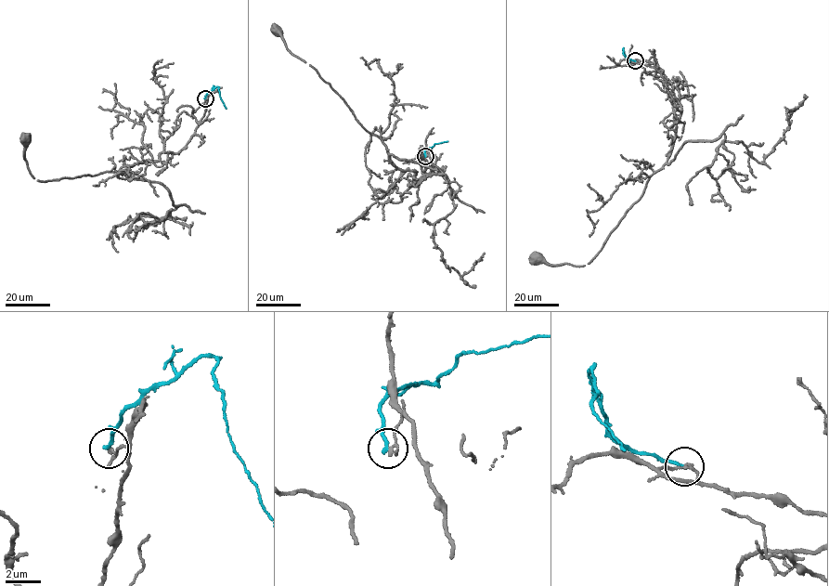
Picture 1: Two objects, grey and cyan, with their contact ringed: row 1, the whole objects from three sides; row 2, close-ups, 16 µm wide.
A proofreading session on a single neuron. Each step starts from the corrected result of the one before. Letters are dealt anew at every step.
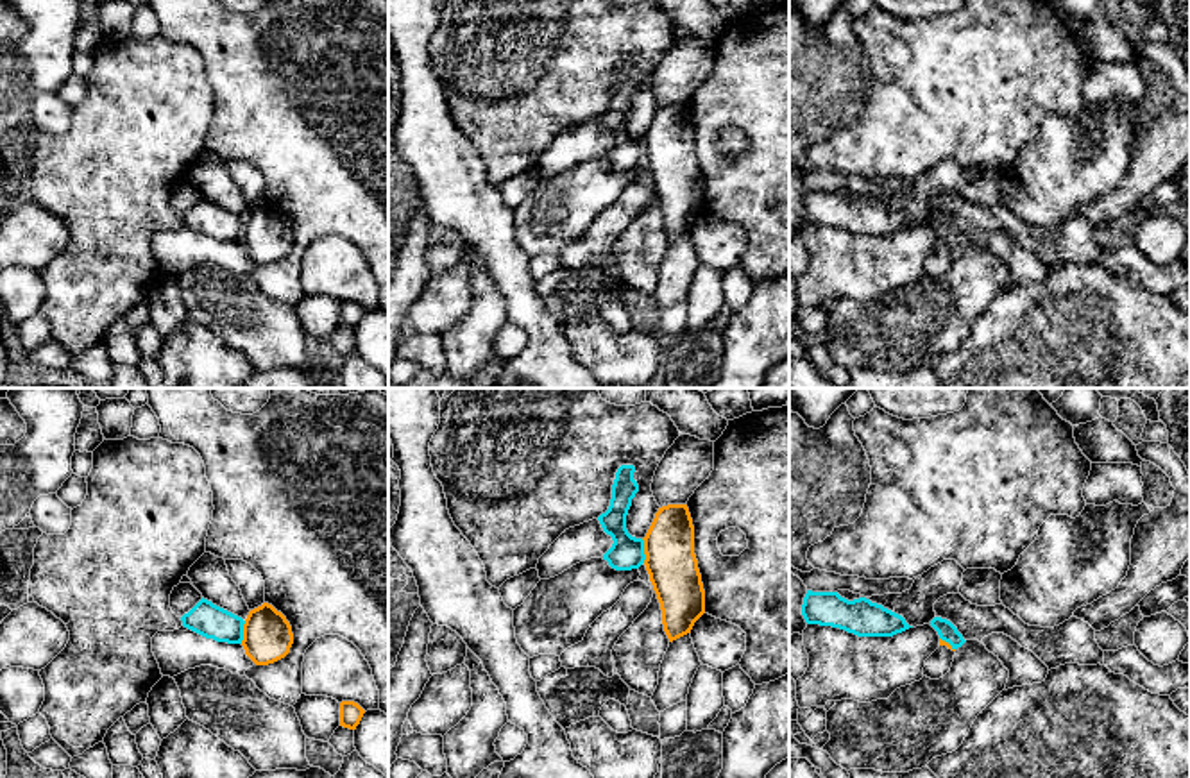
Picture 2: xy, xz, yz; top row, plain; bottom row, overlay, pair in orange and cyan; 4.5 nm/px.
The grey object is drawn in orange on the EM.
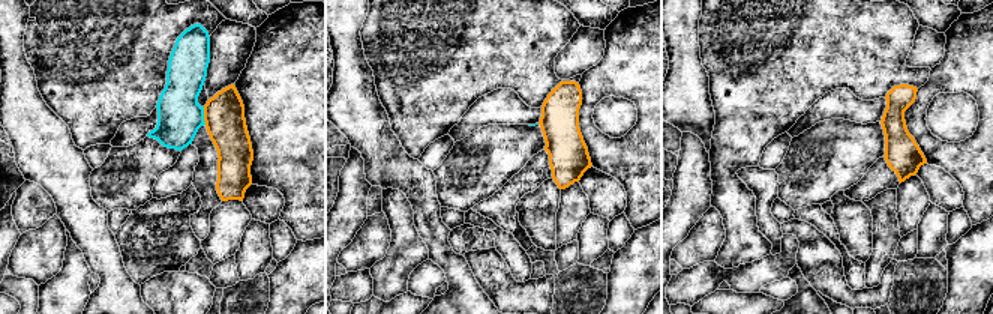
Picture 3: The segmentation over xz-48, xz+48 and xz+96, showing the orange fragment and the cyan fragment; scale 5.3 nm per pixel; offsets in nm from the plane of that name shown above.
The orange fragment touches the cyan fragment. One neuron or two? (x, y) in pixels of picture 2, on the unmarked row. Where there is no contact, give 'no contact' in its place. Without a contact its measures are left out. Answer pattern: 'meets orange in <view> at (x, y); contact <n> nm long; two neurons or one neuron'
meets orange in xz at (645, 151); contact 110 nm long; two neurons

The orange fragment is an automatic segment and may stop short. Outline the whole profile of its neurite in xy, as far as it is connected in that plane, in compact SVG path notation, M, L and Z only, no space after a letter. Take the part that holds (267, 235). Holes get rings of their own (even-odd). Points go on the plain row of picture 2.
M263 202L249 211L242 245L256 265L268 265L285 258L292 243L292 225L272 204Z

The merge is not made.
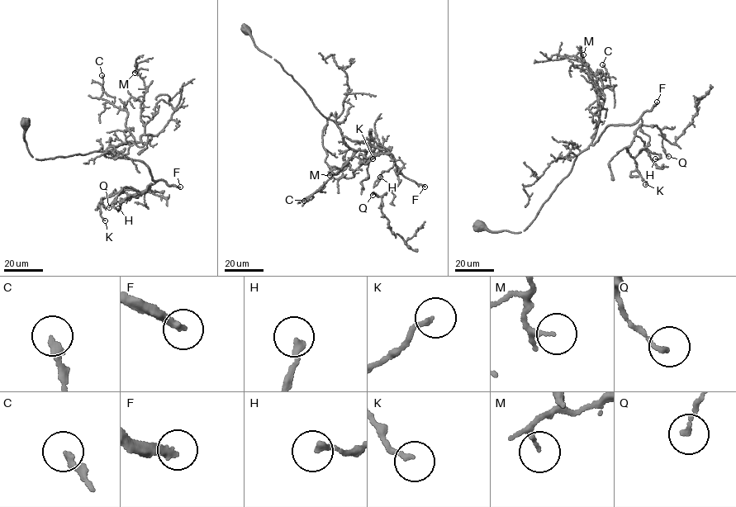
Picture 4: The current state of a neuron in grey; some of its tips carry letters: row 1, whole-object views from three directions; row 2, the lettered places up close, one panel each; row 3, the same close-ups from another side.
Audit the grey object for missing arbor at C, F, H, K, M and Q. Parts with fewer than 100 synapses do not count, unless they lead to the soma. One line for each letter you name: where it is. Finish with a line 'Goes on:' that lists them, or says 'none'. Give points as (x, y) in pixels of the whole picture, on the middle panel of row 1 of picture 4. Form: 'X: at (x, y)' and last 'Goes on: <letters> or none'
F: at (424, 187)
Goes on: F

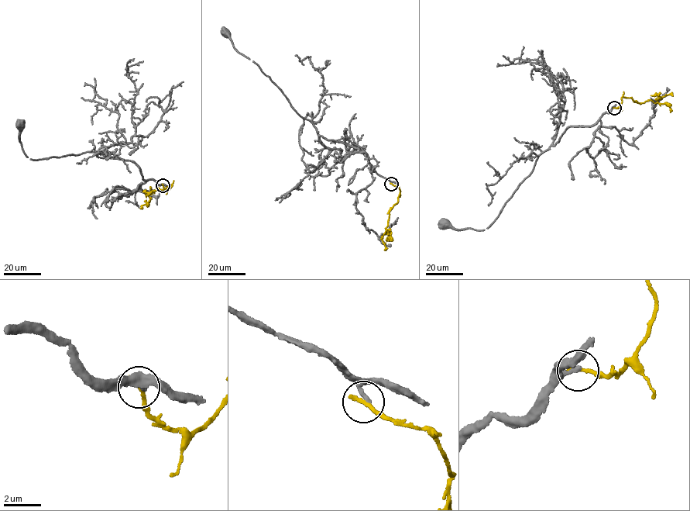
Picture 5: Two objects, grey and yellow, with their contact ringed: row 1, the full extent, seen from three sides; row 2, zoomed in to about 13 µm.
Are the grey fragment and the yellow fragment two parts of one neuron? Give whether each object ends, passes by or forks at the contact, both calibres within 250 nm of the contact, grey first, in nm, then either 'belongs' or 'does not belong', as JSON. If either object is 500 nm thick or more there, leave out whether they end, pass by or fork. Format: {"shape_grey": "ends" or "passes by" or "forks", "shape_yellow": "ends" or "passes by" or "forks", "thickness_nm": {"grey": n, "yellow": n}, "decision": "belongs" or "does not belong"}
{"shape_grey": "ends", "shape_yellow": "ends", "thickness_nm": {"grey": 240, "yellow": 240}, "decision": "does not belong"}

